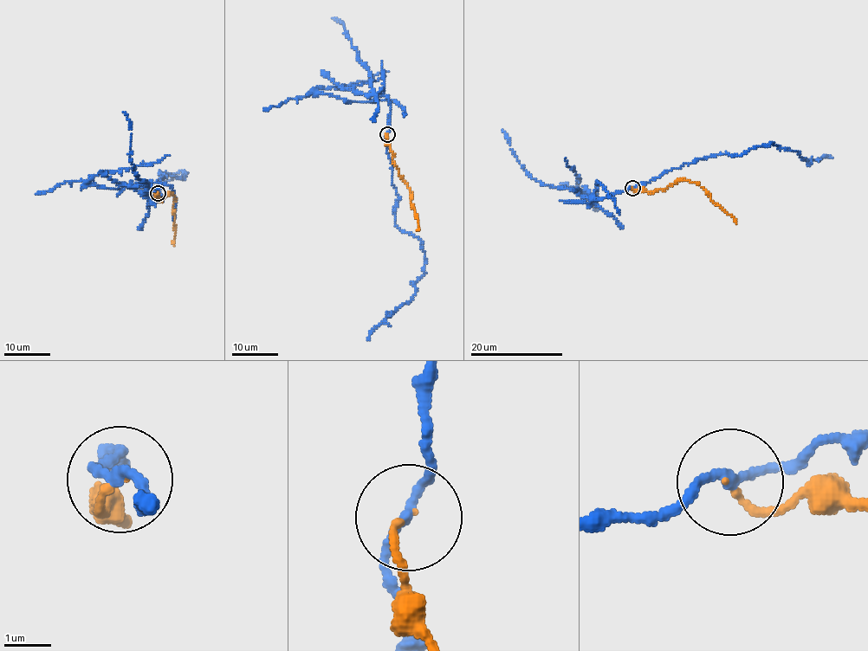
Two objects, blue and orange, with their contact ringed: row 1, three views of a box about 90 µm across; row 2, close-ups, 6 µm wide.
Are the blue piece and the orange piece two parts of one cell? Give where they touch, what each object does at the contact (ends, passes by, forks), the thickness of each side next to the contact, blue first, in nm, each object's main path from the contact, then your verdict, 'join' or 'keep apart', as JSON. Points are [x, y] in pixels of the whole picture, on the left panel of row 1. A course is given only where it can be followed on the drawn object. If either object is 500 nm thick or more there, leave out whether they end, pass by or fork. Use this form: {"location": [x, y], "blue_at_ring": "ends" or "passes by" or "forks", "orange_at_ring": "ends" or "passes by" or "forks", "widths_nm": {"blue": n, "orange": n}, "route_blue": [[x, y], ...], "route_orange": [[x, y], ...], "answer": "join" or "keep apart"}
{"location": [158, 193], "blue_at_ring": "passes by", "orange_at_ring": "ends", "widths_nm": {"blue": 190, "orange": 120}, "route_blue": [[158, 193], [164, 177], [158, 171], [184, 180], [186, 174], [179, 170], [145, 192], [119, 185]], "route_orange": [[158, 192], [155, 196], [160, 202], [158, 198], [169, 192], [175, 197], [173, 246]], "answer": "keep apart"}

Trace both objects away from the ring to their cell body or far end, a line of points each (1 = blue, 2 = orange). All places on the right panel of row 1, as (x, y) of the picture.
1: (632, 187), (692, 163), (726, 153), (740, 157), (774, 142), (796, 151), (809, 164), (832, 157)
2: (631, 187), (653, 193), (679, 179), (696, 182), (736, 224)

